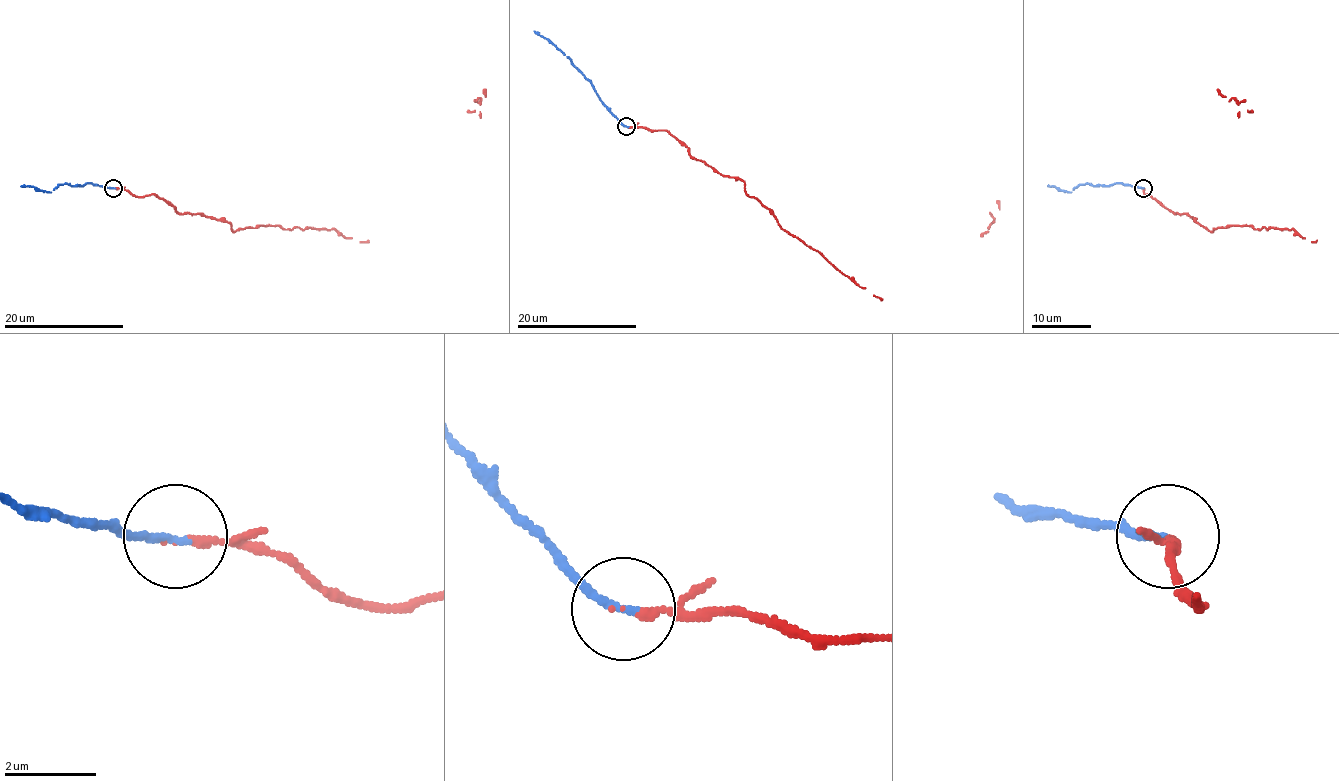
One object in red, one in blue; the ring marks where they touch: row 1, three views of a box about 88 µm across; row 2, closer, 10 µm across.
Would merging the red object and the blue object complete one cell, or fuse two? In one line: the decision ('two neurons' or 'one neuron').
one neuron

